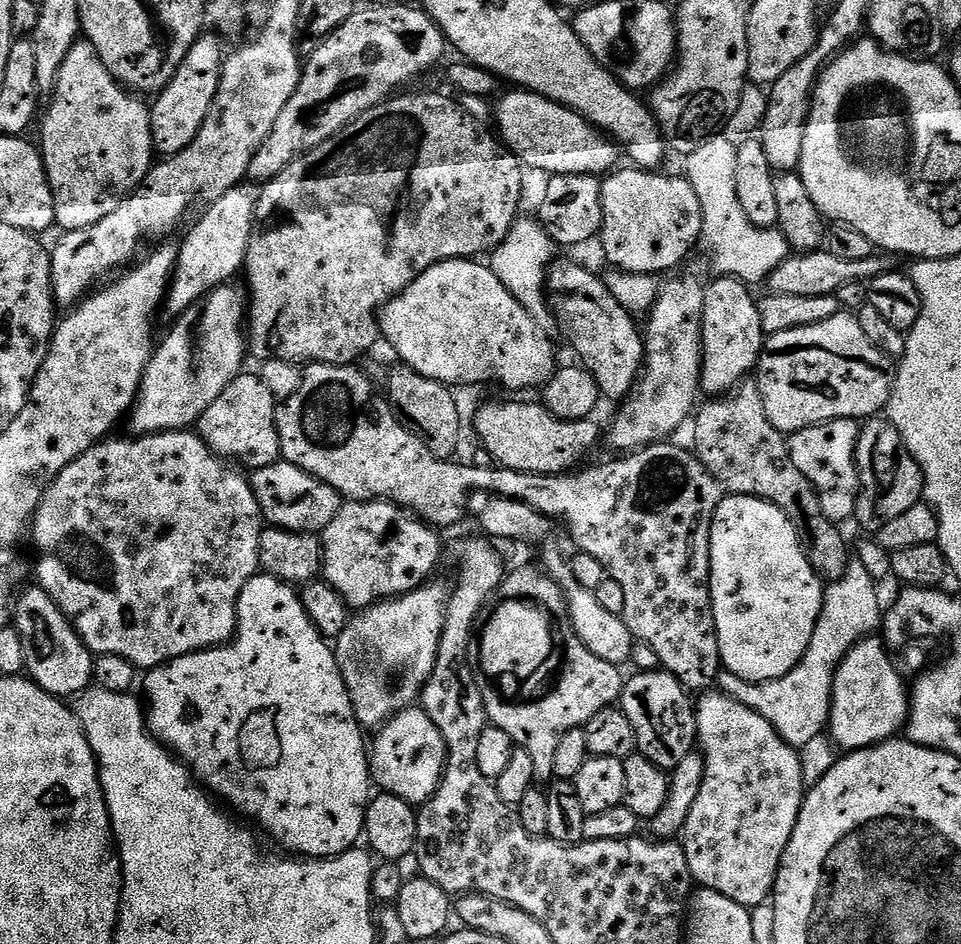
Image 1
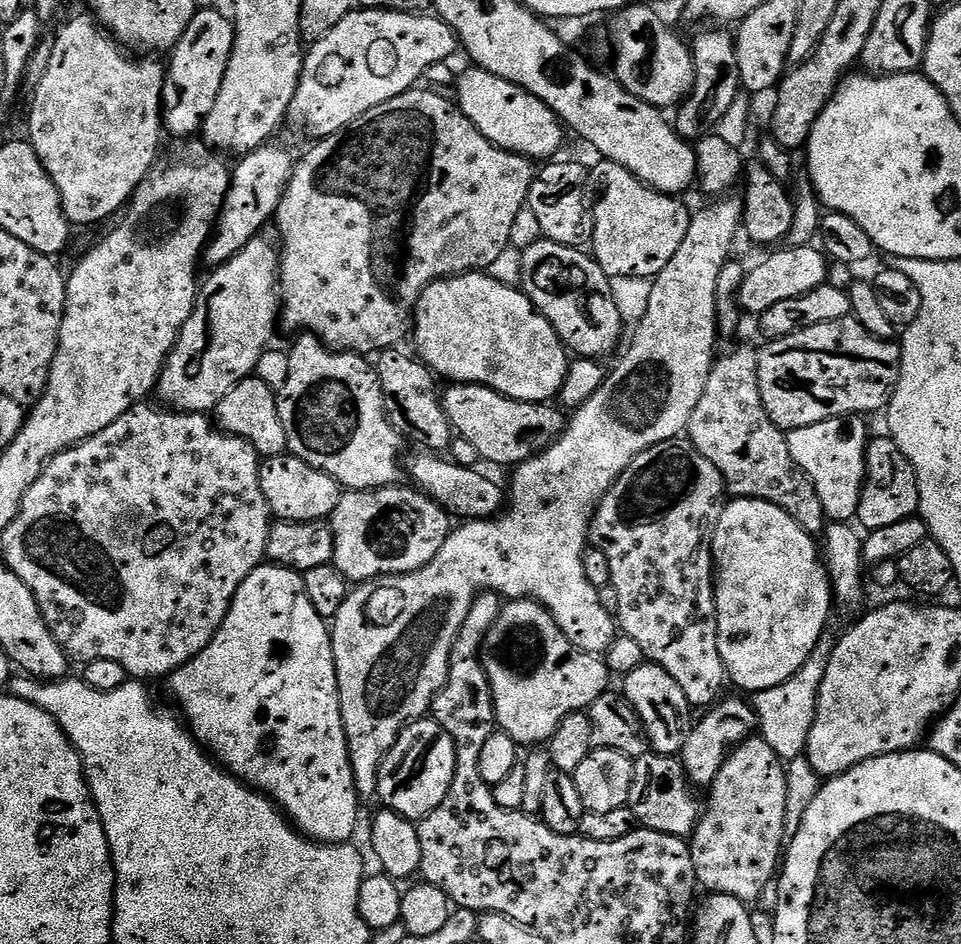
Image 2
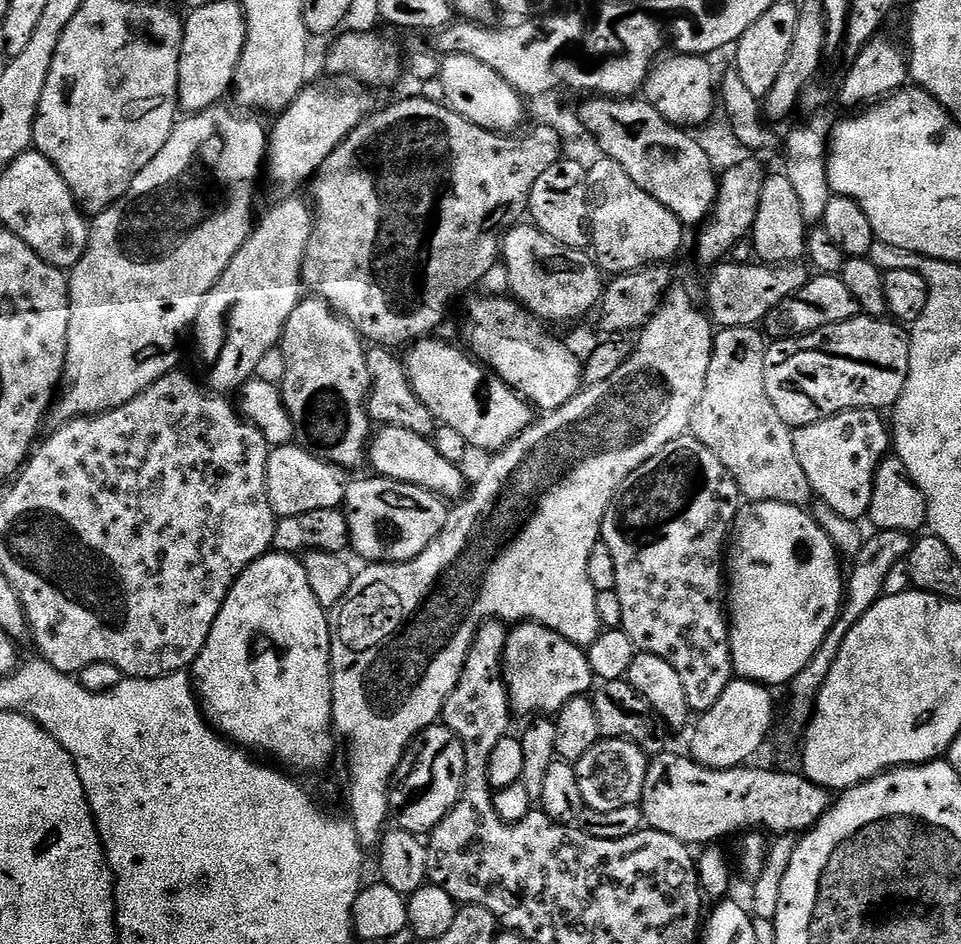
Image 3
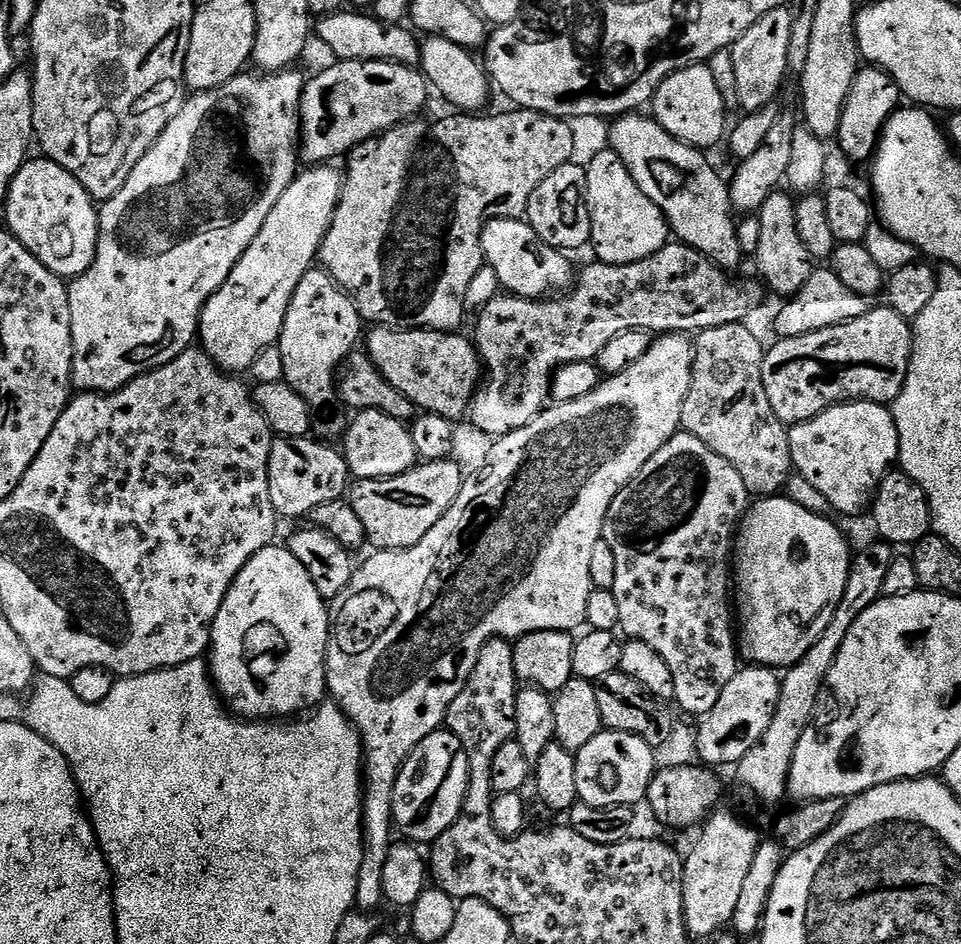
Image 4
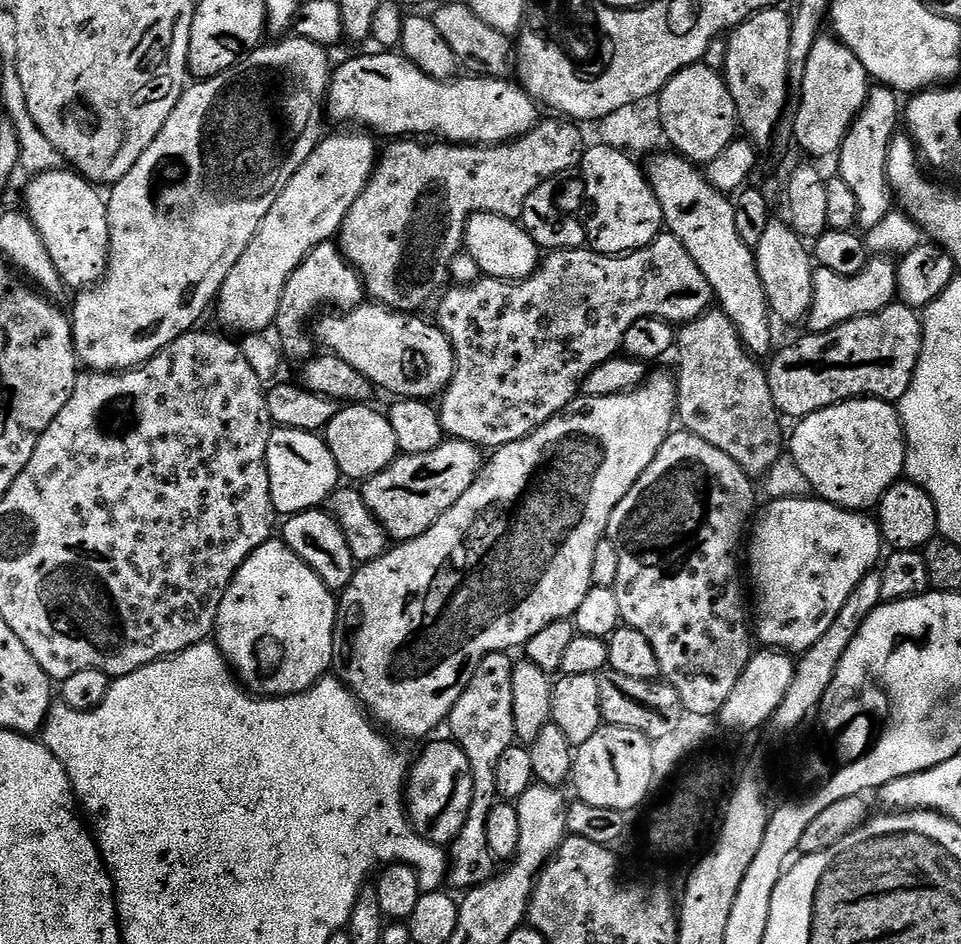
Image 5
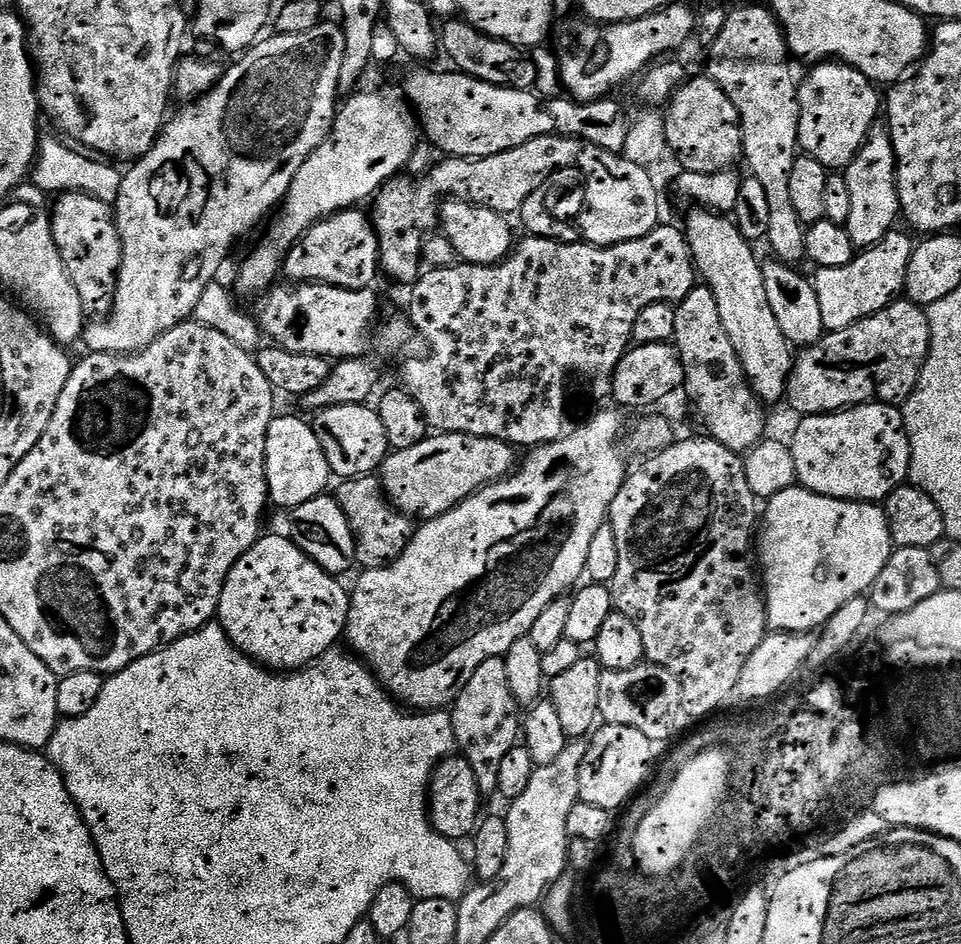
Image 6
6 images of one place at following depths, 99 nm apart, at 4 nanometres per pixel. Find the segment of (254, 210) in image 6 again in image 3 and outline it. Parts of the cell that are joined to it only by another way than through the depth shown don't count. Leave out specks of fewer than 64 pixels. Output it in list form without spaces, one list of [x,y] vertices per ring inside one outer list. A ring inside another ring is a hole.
[[[221,102],[213,108],[207,108],[201,112],[193,112],[185,115],[172,129],[170,138],[162,150],[134,178],[134,182],[126,190],[121,200],[115,200],[104,212],[95,213],[91,217],[88,229],[88,249],[82,254],[82,258],[70,269],[68,276],[68,293],[70,294],[70,330],[68,331],[68,345],[66,346],[66,362],[64,363],[64,378],[62,391],[57,395],[51,409],[50,420],[53,425],[69,424],[72,420],[79,420],[86,416],[101,416],[112,408],[122,406],[142,390],[154,386],[158,378],[162,378],[167,372],[177,371],[180,360],[180,343],[184,335],[193,331],[198,310],[202,310],[202,298],[210,294],[210,290],[222,278],[222,274],[230,266],[234,254],[252,235],[254,227],[254,216],[252,220],[252,207],[256,204],[256,183],[262,180],[262,169],[266,164],[268,155],[268,134],[269,129],[259,115],[249,114],[244,110],[237,110],[235,107],[227,108],[227,103]]]

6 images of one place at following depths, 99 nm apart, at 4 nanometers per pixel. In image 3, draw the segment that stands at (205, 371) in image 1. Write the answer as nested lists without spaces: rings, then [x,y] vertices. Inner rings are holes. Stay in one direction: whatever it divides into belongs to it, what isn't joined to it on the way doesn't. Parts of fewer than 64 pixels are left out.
[[[284,198],[276,204],[264,217],[259,217],[258,223],[253,227],[252,235],[238,250],[238,254],[234,254],[234,258],[230,262],[230,266],[222,274],[222,278],[218,278],[218,282],[210,290],[210,294],[206,294],[206,298],[202,298],[202,310],[198,310],[198,318],[194,325],[194,337],[196,336],[196,348],[200,351],[200,364],[208,371],[208,380],[206,384],[211,391],[219,392],[221,394],[232,394],[245,384],[247,380],[255,377],[258,370],[258,362],[267,352],[272,348],[277,347],[280,343],[280,335],[284,333],[286,322],[290,318],[290,314],[294,310],[294,306],[299,304],[302,299],[302,281],[300,278],[300,271],[304,265],[304,254],[306,246],[309,242],[309,236],[312,233],[312,222],[314,219],[314,212],[311,207],[308,208],[302,201],[296,200],[300,198]]]

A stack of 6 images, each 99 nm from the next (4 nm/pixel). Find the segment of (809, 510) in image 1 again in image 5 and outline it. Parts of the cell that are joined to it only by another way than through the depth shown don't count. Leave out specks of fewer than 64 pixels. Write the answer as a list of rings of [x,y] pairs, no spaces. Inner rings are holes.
[[[709,310],[696,320],[683,325],[678,332],[678,353],[680,352],[680,373],[675,373],[676,406],[678,420],[687,431],[694,433],[702,442],[718,446],[722,454],[730,454],[746,475],[762,478],[778,462],[785,451],[786,436],[780,433],[782,417],[776,411],[776,403],[770,394],[767,371],[761,361],[745,348],[738,330],[722,311]]]

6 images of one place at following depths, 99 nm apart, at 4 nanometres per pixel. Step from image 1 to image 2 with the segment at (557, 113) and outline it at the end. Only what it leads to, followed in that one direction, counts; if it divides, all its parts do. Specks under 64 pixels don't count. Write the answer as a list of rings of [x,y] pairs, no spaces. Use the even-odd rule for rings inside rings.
[[[472,66],[469,69],[469,72],[460,72],[455,81],[455,99],[460,111],[466,118],[470,118],[474,127],[491,144],[497,144],[508,152],[527,156],[533,162],[547,161],[559,153],[556,151],[564,142],[566,129],[550,110],[550,106],[546,106],[537,96],[519,88],[514,82],[506,82],[484,68]]]

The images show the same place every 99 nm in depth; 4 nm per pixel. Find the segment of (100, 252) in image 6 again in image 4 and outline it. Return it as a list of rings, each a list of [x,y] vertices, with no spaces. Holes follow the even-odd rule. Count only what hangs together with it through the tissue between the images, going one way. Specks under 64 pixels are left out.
[[[39,159],[25,160],[10,182],[8,199],[2,204],[8,219],[6,227],[42,266],[59,276],[75,278],[90,270],[96,257],[100,233],[98,204],[70,170],[62,170],[53,160]]]

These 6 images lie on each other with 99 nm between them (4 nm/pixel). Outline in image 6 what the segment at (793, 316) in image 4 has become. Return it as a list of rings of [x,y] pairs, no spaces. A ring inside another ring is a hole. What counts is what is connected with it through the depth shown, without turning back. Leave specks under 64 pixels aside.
[[[900,231],[888,232],[880,244],[863,249],[846,266],[815,269],[816,276],[811,277],[811,282],[818,294],[825,333],[846,330],[846,326],[854,326],[854,322],[878,314],[878,310],[890,307],[892,301],[903,293],[914,240],[907,236],[907,231]]]

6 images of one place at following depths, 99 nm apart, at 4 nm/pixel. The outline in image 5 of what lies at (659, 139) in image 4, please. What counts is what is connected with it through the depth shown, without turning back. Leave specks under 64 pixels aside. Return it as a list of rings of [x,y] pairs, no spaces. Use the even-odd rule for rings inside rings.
[[[656,154],[646,164],[648,185],[654,190],[658,202],[664,211],[664,222],[667,231],[686,246],[688,253],[698,262],[698,270],[706,274],[706,282],[710,282],[715,303],[719,311],[724,312],[730,318],[742,338],[745,348],[757,358],[764,358],[773,351],[772,348],[772,324],[773,317],[770,315],[766,290],[762,290],[762,278],[758,278],[758,266],[756,265],[756,253],[753,249],[738,238],[738,226],[734,226],[734,203],[725,193],[719,192],[707,175],[690,160],[685,160],[679,154],[664,156]]]

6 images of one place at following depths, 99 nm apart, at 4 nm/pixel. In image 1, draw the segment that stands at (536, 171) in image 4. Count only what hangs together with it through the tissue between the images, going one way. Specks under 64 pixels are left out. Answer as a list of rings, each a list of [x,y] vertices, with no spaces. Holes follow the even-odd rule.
[[[416,92],[413,96],[400,96],[404,94],[396,94],[391,98],[384,100],[378,106],[374,106],[370,110],[366,110],[361,116],[356,116],[347,124],[346,127],[341,129],[340,132],[326,138],[324,142],[318,146],[314,146],[309,152],[303,152],[301,156],[294,162],[290,162],[290,166],[286,166],[286,170],[282,170],[280,174],[273,178],[273,180],[267,181],[263,185],[264,188],[261,192],[258,192],[256,196],[256,219],[252,230],[252,237],[248,242],[248,249],[246,250],[246,256],[244,258],[244,266],[242,269],[243,275],[248,275],[248,288],[246,287],[246,348],[257,362],[263,362],[265,360],[281,360],[287,364],[294,364],[297,366],[304,366],[307,364],[329,364],[330,366],[338,366],[339,364],[346,364],[349,366],[355,365],[356,360],[360,360],[376,343],[381,343],[382,337],[380,335],[380,318],[379,311],[397,296],[400,292],[403,292],[405,288],[409,288],[415,280],[426,270],[430,270],[430,266],[435,264],[441,264],[447,260],[458,260],[461,258],[480,258],[485,254],[491,253],[495,249],[497,244],[500,244],[506,238],[506,234],[511,230],[512,225],[516,223],[518,219],[518,213],[516,211],[520,208],[520,195],[524,192],[524,176],[522,171],[522,165],[520,160],[514,153],[508,151],[504,147],[503,143],[498,142],[495,135],[487,136],[486,133],[480,132],[480,128],[451,100],[448,96],[439,96],[436,92]]]

